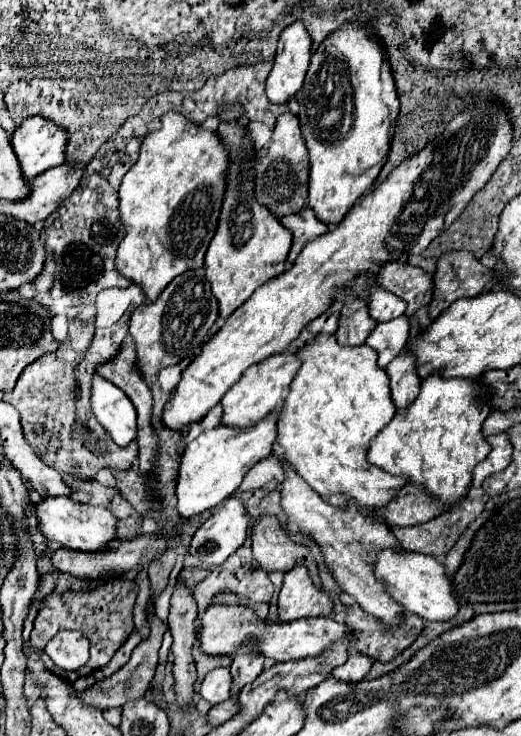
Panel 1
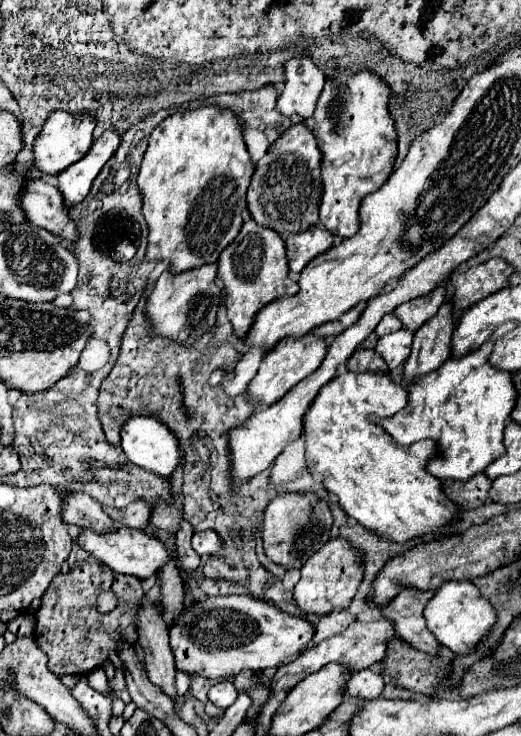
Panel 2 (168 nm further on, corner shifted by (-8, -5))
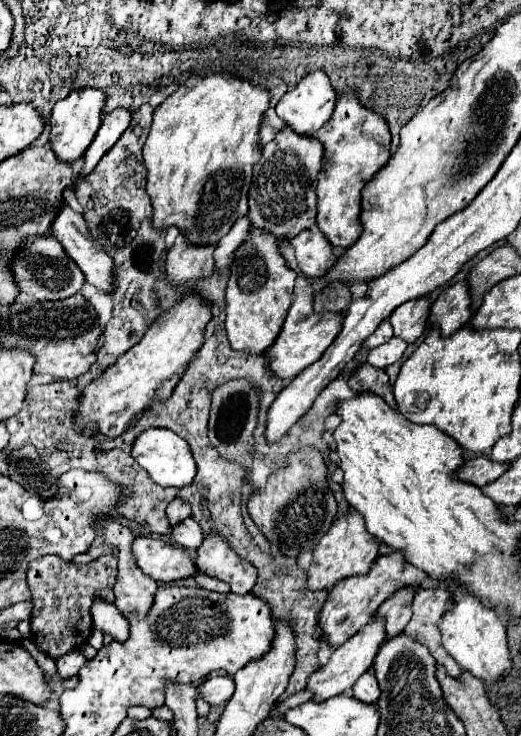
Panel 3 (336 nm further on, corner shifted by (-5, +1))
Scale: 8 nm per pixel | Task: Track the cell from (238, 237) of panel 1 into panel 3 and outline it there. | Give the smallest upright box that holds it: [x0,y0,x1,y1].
[227,234,297,354]

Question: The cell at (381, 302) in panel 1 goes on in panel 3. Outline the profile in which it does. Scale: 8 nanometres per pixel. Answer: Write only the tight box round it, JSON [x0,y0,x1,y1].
[361,320,393,348]

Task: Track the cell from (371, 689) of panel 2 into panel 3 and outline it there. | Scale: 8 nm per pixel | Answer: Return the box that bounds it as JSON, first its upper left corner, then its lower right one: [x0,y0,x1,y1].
[353,672,379,704]

